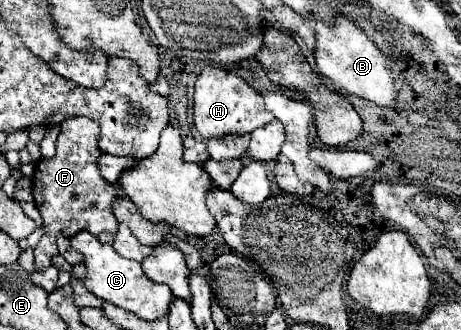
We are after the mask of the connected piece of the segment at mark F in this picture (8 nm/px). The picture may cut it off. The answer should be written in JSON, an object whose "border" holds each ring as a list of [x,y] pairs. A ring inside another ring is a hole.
{"border":[[[73,116],[61,122],[61,132],[57,138],[57,154],[53,158],[43,158],[35,164],[33,174],[33,198],[43,218],[43,238],[35,248],[35,270],[45,270],[53,266],[53,256],[57,254],[55,238],[65,234],[65,238],[75,236],[81,230],[91,234],[111,232],[119,228],[117,218],[113,216],[113,204],[123,198],[119,186],[109,184],[99,172],[99,158],[103,156],[97,136],[99,126],[85,116]]]}

